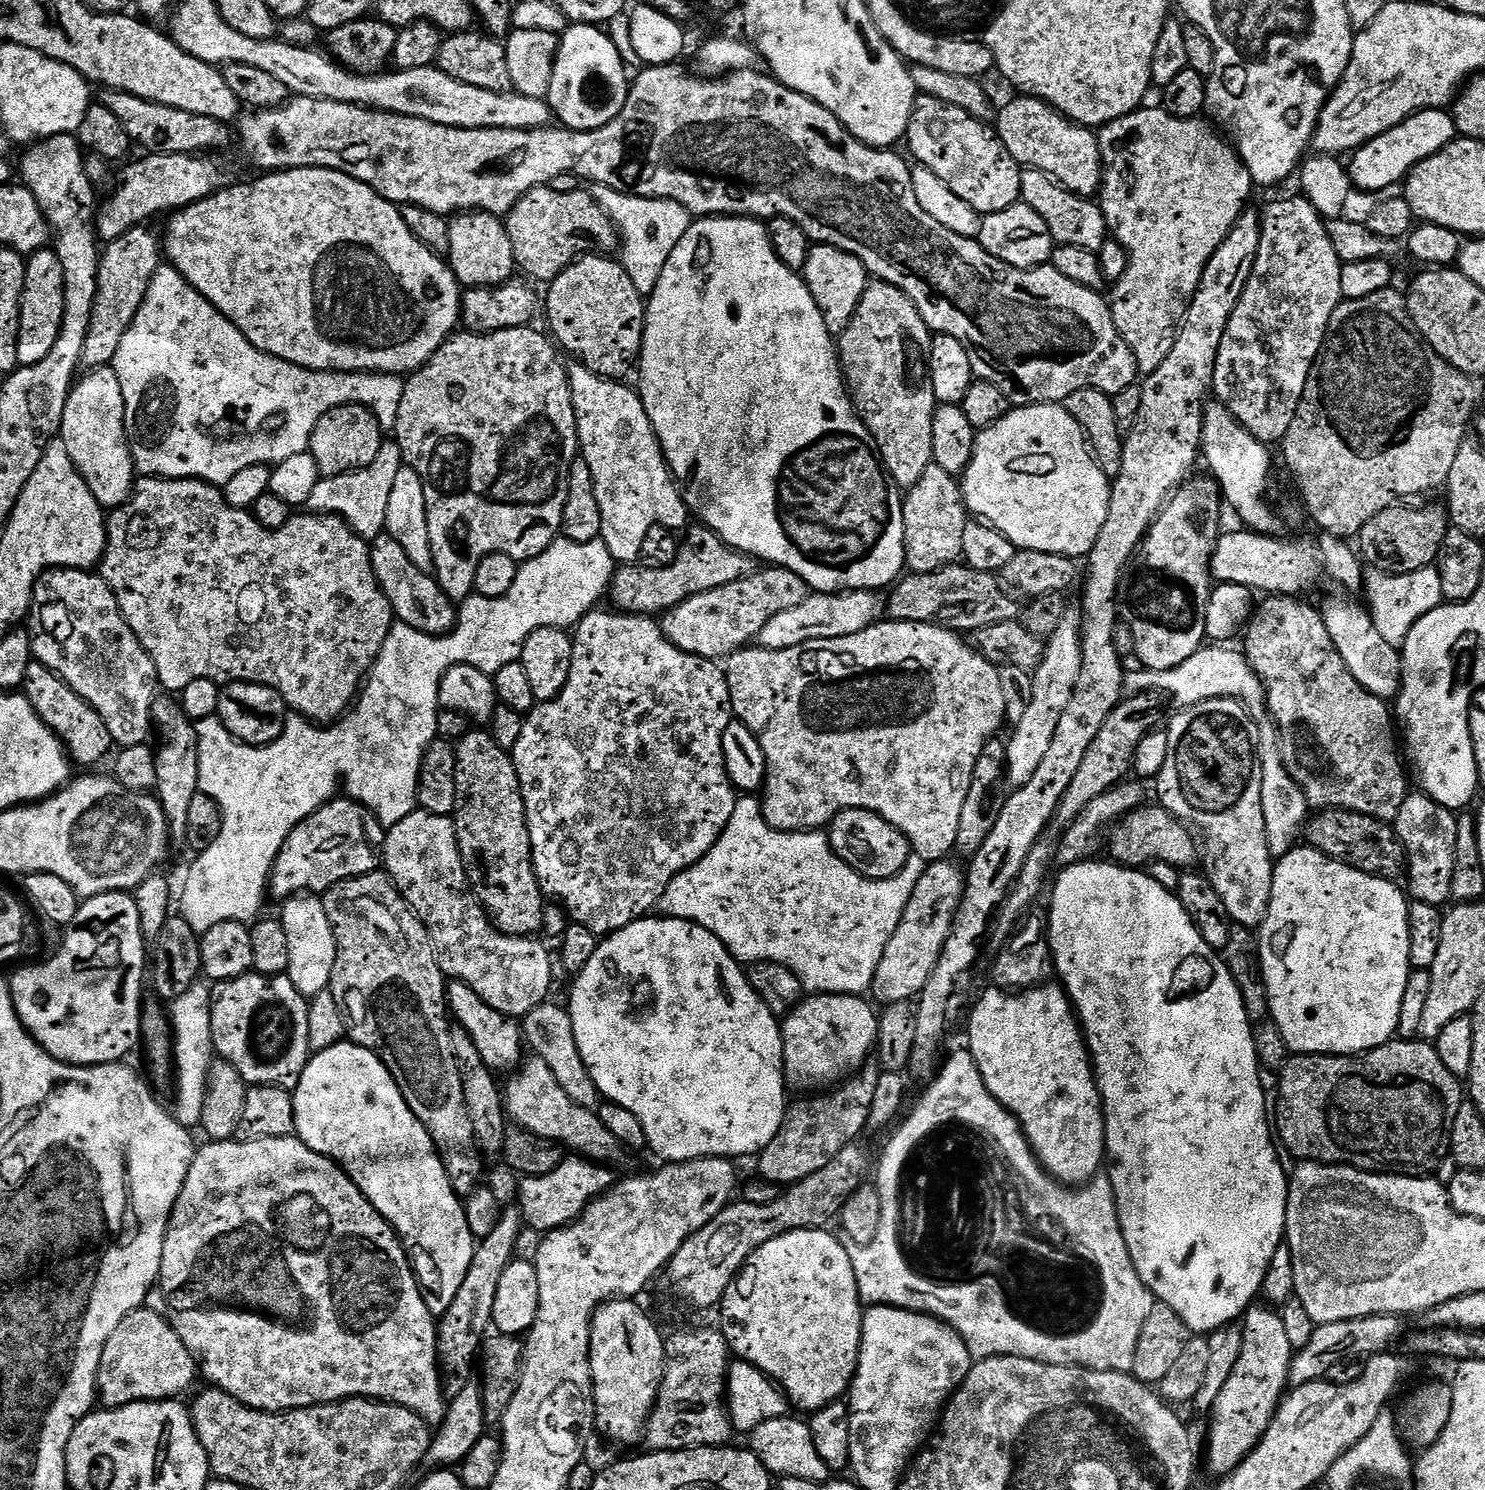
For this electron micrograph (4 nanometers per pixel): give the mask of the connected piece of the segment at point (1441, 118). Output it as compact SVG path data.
M1445 109L1416 112L1398 126L1355 149L1351 155L1353 158L1348 163L1349 181L1366 192L1378 192L1398 181L1401 183L1417 165L1440 152L1457 139L1457 136L1454 119Z

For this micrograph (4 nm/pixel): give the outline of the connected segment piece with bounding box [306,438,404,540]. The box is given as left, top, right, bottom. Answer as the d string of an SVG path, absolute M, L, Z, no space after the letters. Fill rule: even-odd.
M392 438L383 439L379 446L378 456L376 456L370 466L346 475L319 479L308 499L307 509L314 514L337 515L344 518L348 517L349 512L358 514L358 517L360 517L359 535L365 539L374 540L374 537L378 534L381 535L385 529L389 494L393 488L394 478L396 478L403 464L403 456L399 444ZM352 480L358 482L356 488L361 488L360 490L352 490L352 484L350 484ZM360 480L364 480L363 485ZM362 492L364 492L364 506L362 506L362 500L360 500Z

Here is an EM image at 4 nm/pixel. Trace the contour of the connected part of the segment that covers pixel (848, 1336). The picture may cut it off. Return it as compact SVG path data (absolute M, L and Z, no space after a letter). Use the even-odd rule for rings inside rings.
M799 1228L793 1232L783 1232L780 1236L775 1236L762 1245L761 1248L754 1250L749 1254L747 1263L740 1268L735 1277L732 1289L724 1296L724 1308L728 1311L728 1316L736 1325L732 1328L731 1339L736 1339L734 1348L741 1352L743 1359L747 1363L757 1367L765 1376L771 1377L776 1372L772 1380L775 1381L781 1389L792 1388L792 1394L788 1398L790 1401L796 1396L796 1388L842 1388L847 1393L849 1387L845 1386L844 1380L852 1382L852 1375L848 1373L848 1364L856 1364L856 1358L860 1350L860 1329L862 1327L862 1301L857 1288L857 1265L852 1265L852 1256L828 1233L824 1228ZM840 1376L840 1384L832 1384Z

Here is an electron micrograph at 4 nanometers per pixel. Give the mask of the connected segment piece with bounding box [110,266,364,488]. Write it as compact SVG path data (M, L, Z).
M160 266L153 274L145 291L144 301L141 302L131 327L125 330L110 367L116 373L116 378L122 388L122 398L131 396L124 401L124 427L127 428L129 437L134 441L131 445L133 465L156 464L160 458L176 458L178 464L176 472L174 472L175 479L201 480L205 484L219 488L225 486L246 467L275 466L288 460L291 456L308 452L313 431L323 414L340 405L357 404L359 398L364 395L364 373L314 372L307 368L300 368L288 361L282 361L254 347L231 320L227 320L197 288L193 288L181 276L179 270L171 266Z

